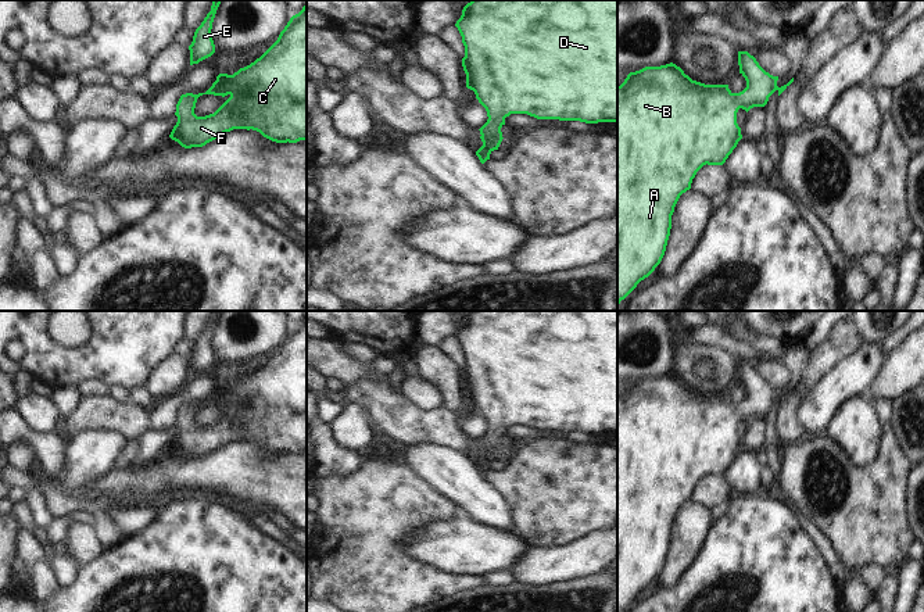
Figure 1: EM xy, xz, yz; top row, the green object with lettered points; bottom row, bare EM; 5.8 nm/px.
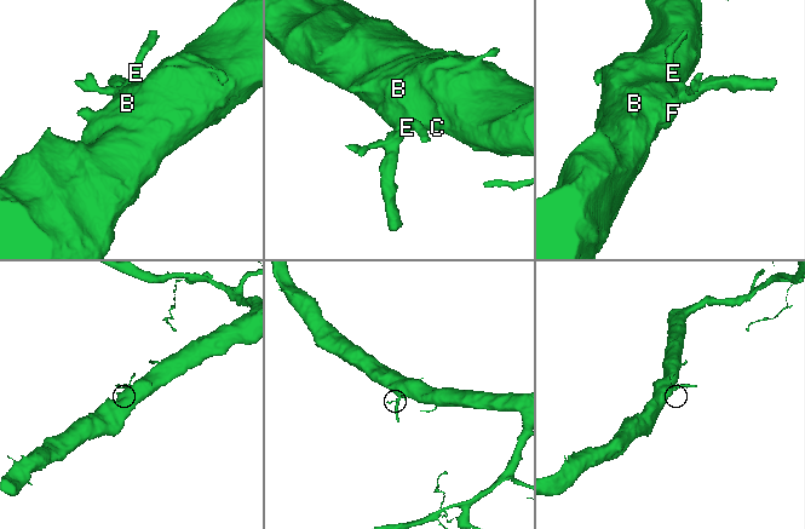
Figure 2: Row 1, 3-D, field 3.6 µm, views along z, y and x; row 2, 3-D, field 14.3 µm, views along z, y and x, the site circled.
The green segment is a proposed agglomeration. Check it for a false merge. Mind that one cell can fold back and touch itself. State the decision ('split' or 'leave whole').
leave whole

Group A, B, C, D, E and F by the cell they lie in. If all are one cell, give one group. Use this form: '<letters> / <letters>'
A B C D E F

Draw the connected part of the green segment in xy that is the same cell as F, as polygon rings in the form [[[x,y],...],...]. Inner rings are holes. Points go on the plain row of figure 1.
[[[307,314],[298,325],[290,329],[277,351],[259,369],[240,379],[233,386],[219,384],[205,404],[182,405],[176,415],[175,426],[178,427],[178,433],[169,448],[185,459],[203,458],[233,440],[253,440],[276,454],[297,454],[300,451],[307,451]],[[203,405],[222,408],[229,405],[230,408],[214,425],[197,427],[194,419],[197,409]]]

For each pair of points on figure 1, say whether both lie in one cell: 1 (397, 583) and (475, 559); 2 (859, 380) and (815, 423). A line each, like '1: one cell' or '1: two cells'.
1: two cells
2: one cell

